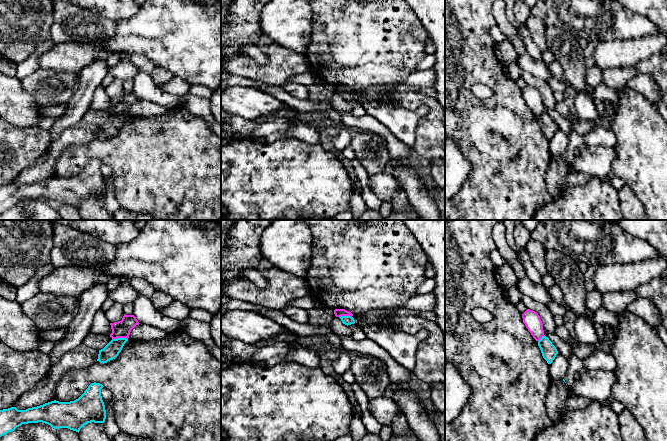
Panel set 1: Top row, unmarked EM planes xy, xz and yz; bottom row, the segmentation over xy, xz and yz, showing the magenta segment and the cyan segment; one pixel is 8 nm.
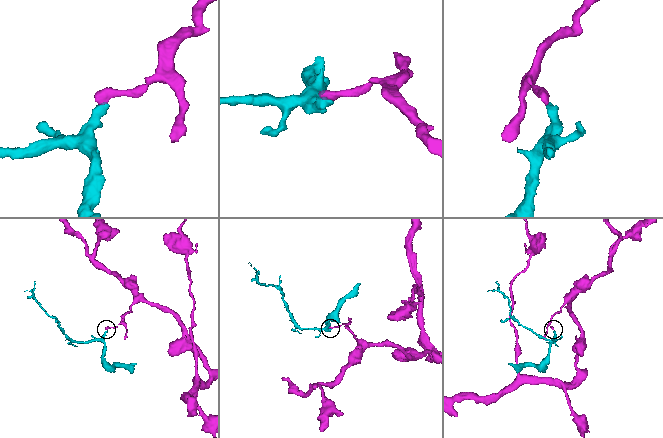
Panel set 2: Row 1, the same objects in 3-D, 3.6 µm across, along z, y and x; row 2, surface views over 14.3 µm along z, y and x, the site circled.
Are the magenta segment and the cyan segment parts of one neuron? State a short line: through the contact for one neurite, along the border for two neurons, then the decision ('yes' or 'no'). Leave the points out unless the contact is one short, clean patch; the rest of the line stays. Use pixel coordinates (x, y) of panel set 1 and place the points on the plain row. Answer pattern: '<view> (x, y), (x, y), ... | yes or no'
xy (127, 114), (112, 115) | no

